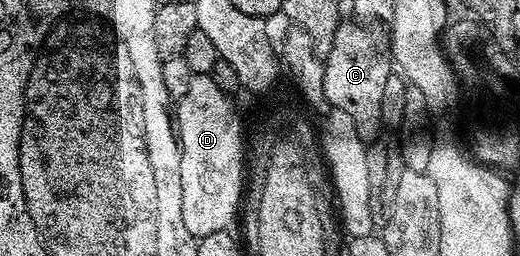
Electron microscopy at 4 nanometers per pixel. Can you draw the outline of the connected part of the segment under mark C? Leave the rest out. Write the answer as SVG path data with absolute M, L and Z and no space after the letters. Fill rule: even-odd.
M358 21L339 22L336 37L324 55L326 102L333 110L343 111L352 117L356 133L360 133L363 141L379 138L383 130L384 85L388 85L388 77L392 73L392 59L387 48L383 44L382 48L370 31L373 30L369 26Z

